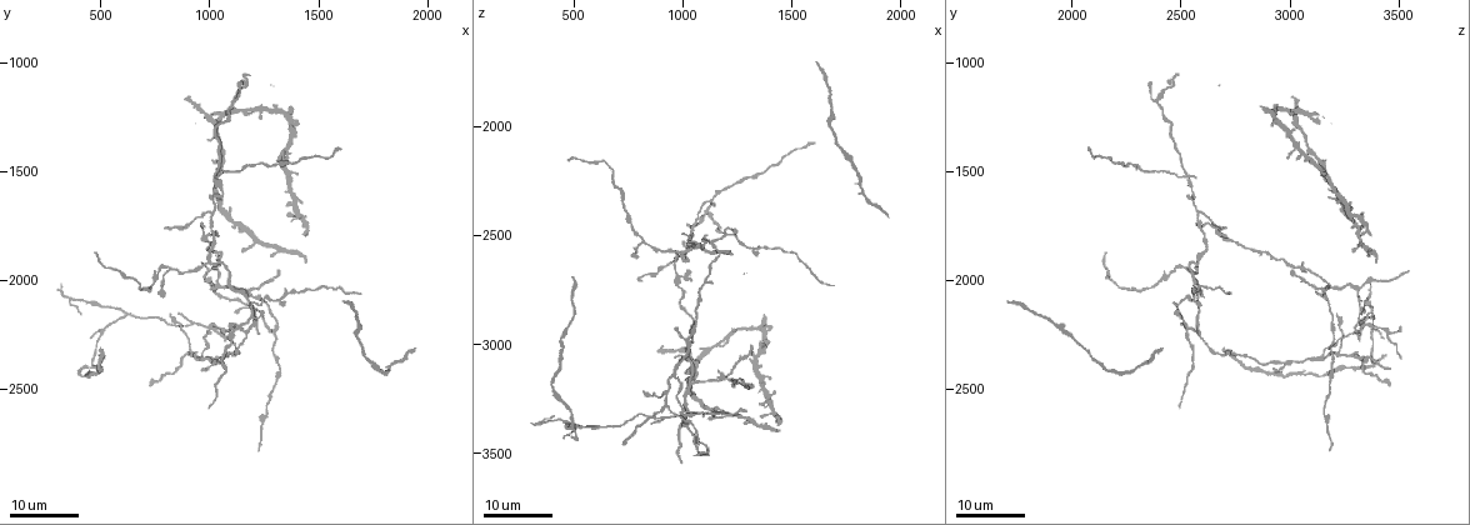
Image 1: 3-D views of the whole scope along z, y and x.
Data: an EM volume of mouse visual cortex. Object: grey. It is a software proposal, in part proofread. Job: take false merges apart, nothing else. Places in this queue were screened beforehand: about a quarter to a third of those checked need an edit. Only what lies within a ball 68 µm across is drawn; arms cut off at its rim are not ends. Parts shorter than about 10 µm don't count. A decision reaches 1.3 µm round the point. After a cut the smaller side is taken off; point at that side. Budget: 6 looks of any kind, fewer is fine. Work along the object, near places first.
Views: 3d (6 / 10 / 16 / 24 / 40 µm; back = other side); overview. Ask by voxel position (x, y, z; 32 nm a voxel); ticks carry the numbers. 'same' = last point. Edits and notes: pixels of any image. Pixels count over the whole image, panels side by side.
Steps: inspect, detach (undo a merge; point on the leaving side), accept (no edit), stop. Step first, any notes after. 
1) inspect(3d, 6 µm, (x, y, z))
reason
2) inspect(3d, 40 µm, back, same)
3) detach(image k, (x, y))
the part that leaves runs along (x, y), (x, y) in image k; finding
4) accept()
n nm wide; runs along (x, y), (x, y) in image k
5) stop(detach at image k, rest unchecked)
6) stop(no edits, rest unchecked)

inspect(3d, 24 µm, (1010, 1910, 2580))

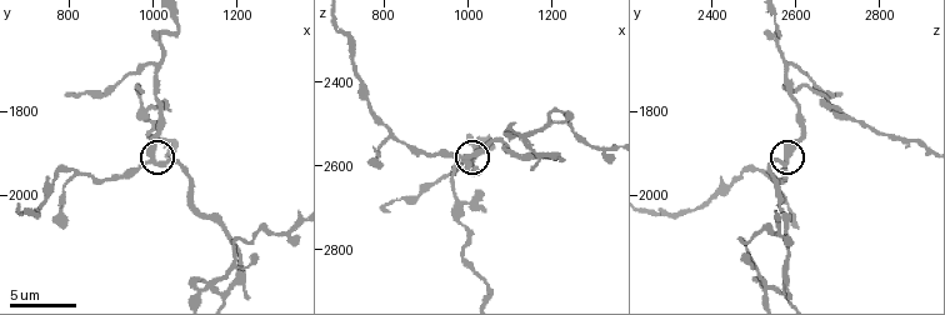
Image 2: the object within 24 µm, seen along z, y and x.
inspect(3d, 6 µm, (1005, 1930, 2570))

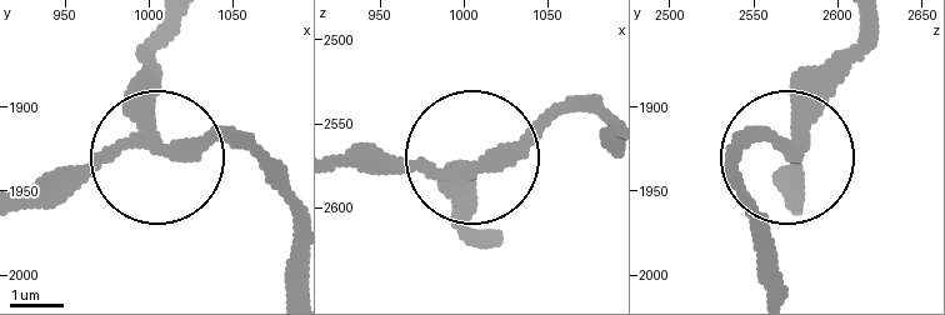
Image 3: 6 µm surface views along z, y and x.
accept()
runs along (169, 29), (151, 146), (88, 155), (21, 200) in image 3; all the same neuron

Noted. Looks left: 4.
inspect(3d, 16 µm, (1135, 2210, 2525))
four or more arms meet

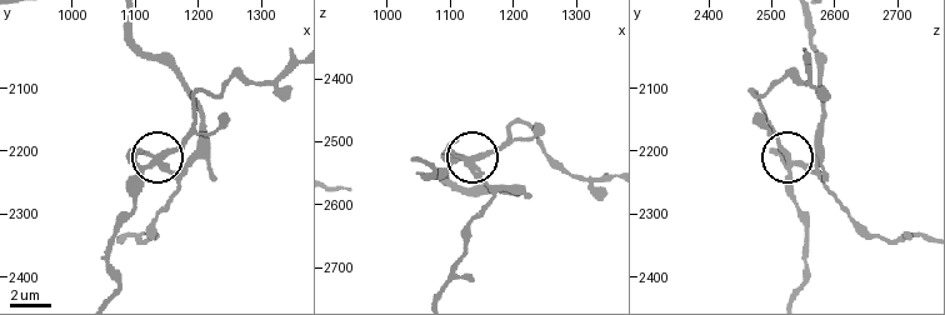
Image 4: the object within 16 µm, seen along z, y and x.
detach(image 4, (129, 153))
side arm 14 µm; the part that leaves runs along (156, 163), (193, 124), (200, 90), (291, 74) in image 4; two neurons meet here

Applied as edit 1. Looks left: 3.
inspect(3d, 24 µm, (950, 2350, 3150))
branch point

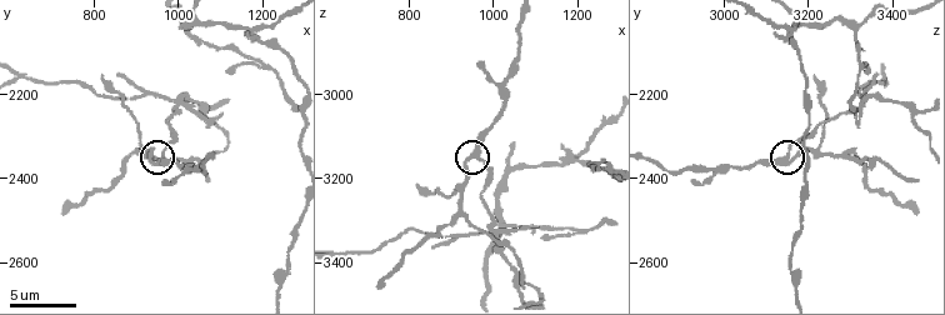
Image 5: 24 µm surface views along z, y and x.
inspect(3d, 6 µm, (960, 2355, 3145))

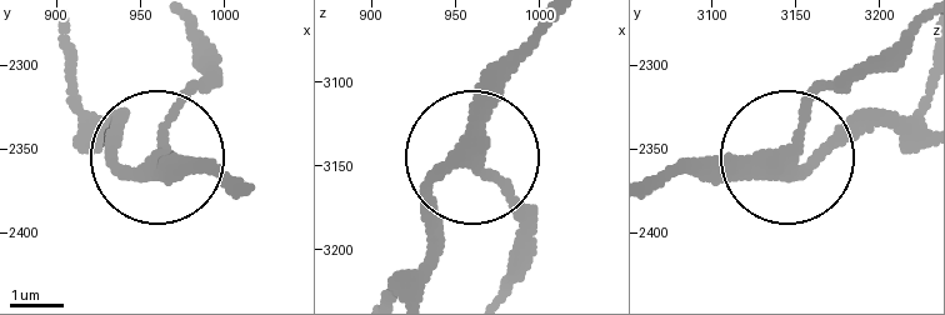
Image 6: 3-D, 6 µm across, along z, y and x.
accept()
runs along (559, 21), (443, 183), (429, 249), (403, 285) in image 6; one neuron here

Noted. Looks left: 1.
stop(detach at image 4, rest unchecked)

